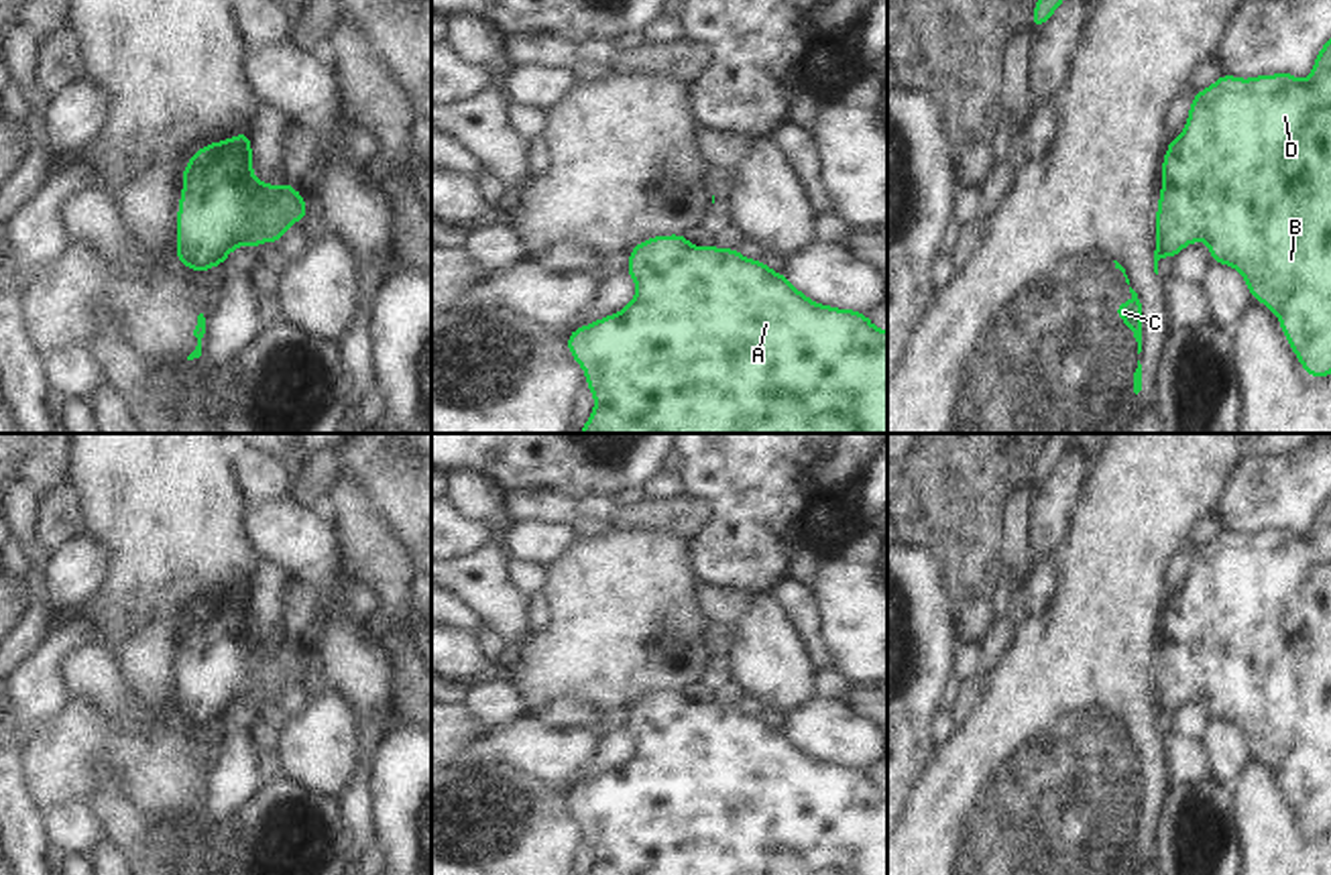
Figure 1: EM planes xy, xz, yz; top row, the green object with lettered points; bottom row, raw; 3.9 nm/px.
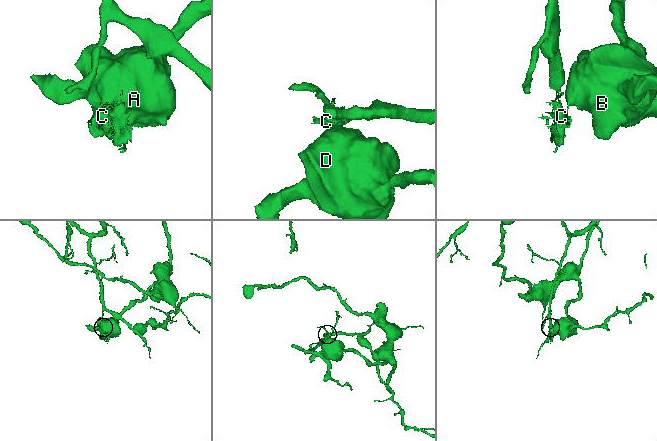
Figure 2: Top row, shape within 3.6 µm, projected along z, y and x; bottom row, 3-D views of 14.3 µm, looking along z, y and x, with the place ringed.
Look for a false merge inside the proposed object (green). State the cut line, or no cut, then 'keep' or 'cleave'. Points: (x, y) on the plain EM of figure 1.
cut in yz along (1156, 680), (1156, 703), (1163, 711); cleave

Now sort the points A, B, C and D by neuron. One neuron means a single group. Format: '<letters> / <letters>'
A B D / C

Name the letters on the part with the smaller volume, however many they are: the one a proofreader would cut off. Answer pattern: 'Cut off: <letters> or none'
Cut off: C

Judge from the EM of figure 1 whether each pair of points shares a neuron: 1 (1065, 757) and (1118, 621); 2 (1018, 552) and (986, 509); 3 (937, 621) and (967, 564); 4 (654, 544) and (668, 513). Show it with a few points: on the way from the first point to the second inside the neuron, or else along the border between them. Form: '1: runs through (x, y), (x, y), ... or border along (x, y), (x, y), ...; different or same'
1: runs through (1069, 723), (1079, 676), (1089, 656); same
2: border along (1018, 489), (1004, 507), (1002, 574); different
3: border along (931, 546), (949, 568), (961, 635); different
4: border along (615, 526), (662, 528), (692, 542); different

